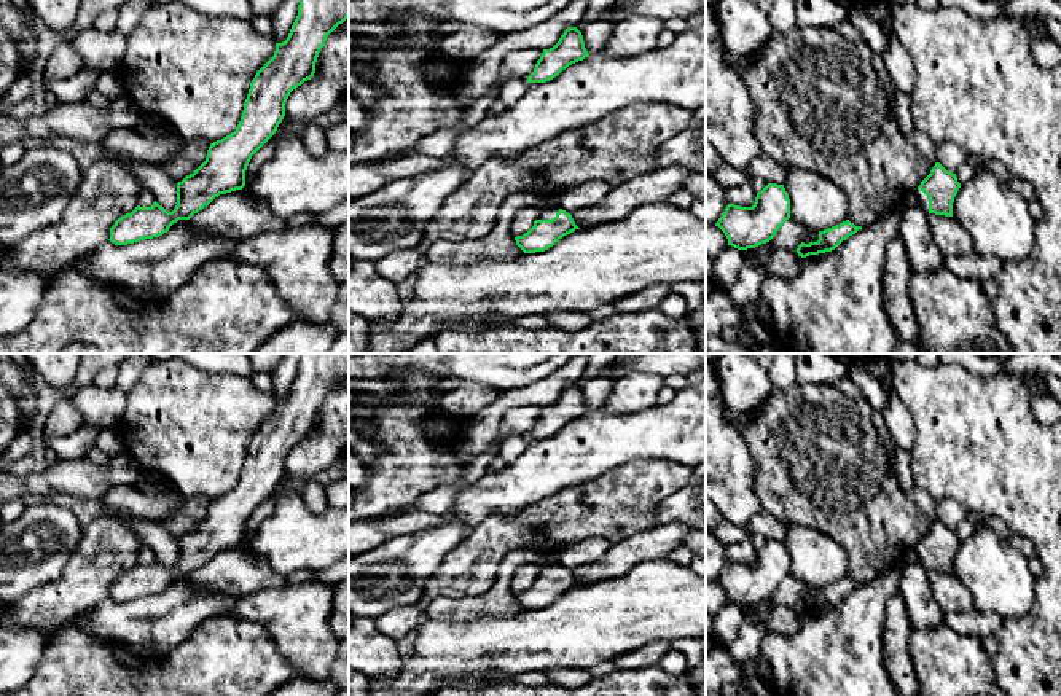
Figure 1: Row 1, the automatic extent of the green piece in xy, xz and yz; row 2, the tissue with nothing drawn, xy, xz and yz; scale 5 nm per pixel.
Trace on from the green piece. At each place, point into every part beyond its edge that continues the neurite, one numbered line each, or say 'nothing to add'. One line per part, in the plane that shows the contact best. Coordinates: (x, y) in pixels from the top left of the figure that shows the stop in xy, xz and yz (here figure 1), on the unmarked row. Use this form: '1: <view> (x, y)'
1: yz (923, 556)

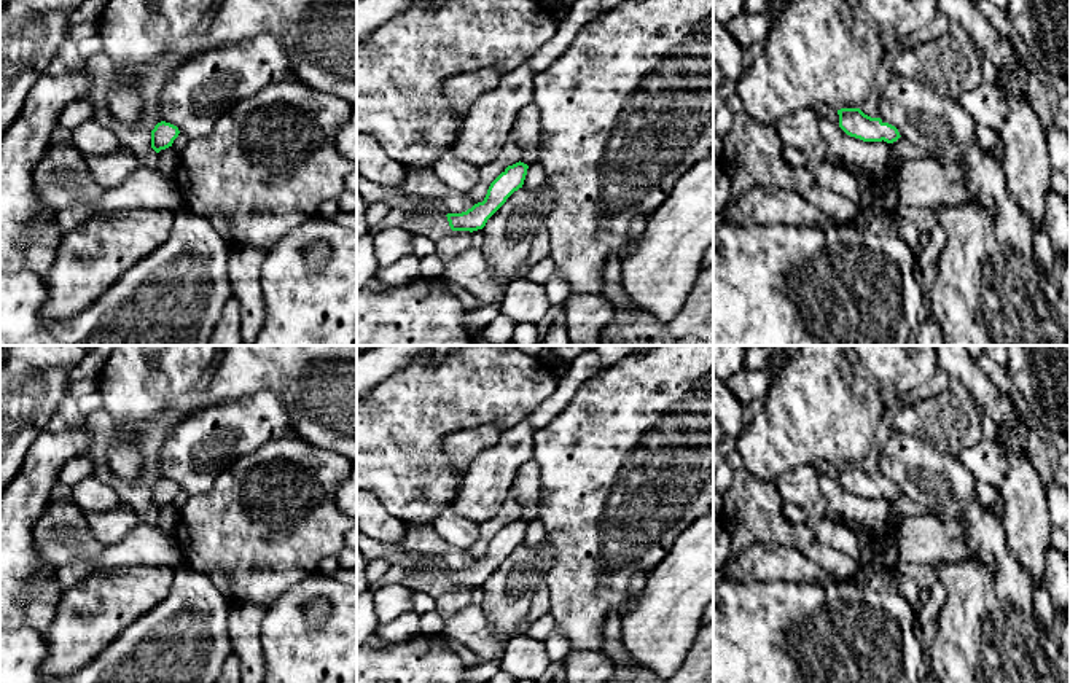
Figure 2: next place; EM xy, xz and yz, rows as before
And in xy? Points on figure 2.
nothing to add

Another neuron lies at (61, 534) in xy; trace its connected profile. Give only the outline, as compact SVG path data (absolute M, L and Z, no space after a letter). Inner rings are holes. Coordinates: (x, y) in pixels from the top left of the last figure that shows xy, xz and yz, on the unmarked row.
M51 500L33 527L35 552L59 570L70 560L94 560L103 546L91 532L84 509L75 502Z

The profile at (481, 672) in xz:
M498 661L479 662L471 667L465 667L462 673L463 683L486 683L489 681L498 670L502 670Z

